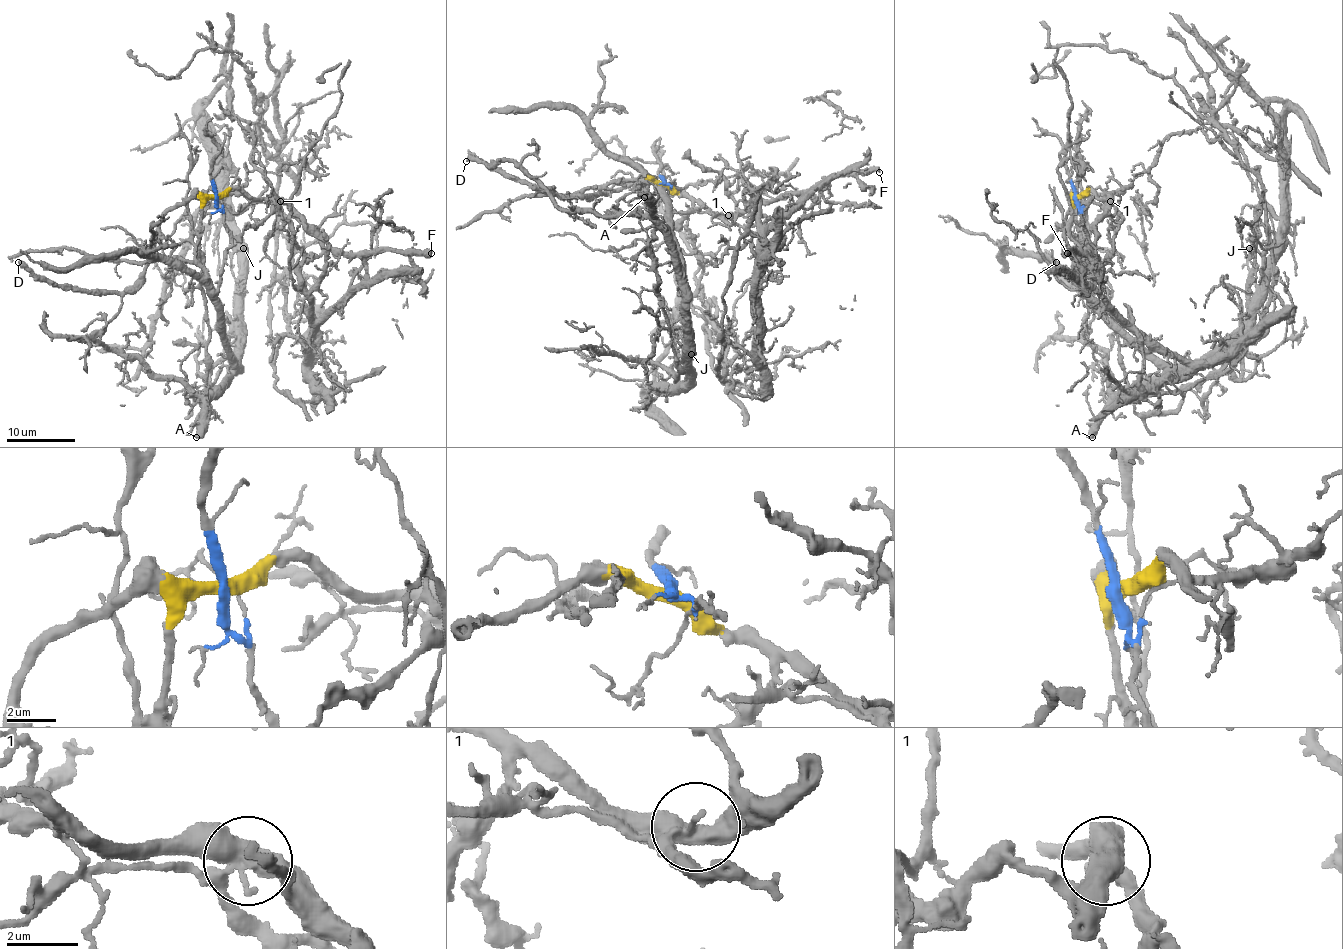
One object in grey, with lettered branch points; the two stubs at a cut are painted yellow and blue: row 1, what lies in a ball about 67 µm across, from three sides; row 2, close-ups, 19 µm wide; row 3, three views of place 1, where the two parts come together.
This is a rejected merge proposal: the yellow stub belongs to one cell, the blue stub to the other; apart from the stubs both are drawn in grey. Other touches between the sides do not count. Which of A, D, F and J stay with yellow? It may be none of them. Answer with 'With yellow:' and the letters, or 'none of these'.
With yellow: D, F

